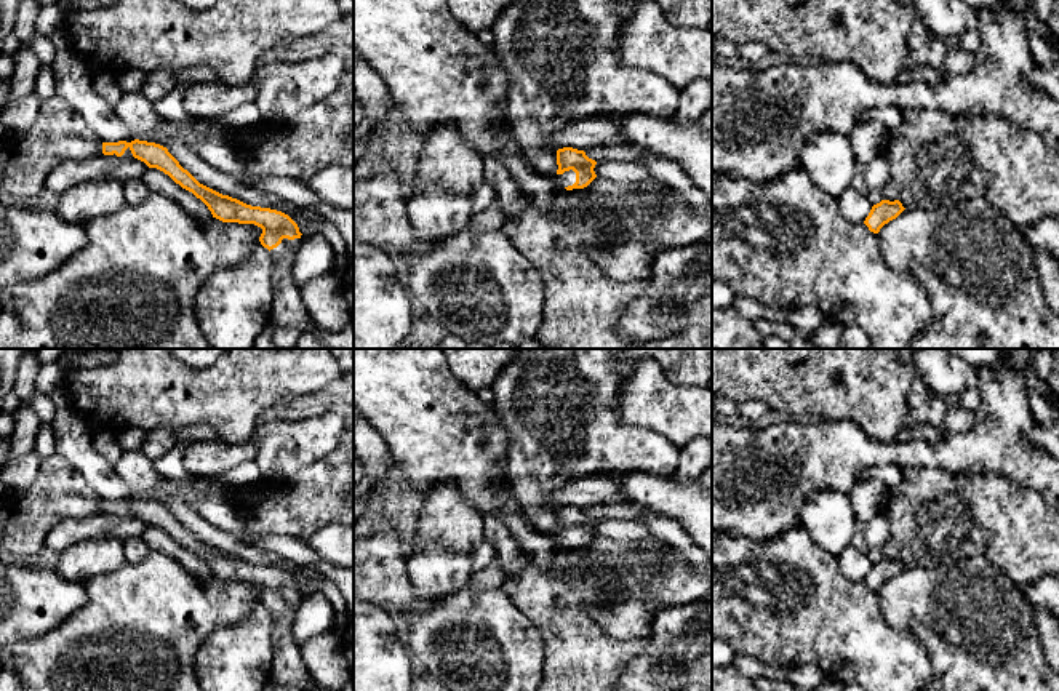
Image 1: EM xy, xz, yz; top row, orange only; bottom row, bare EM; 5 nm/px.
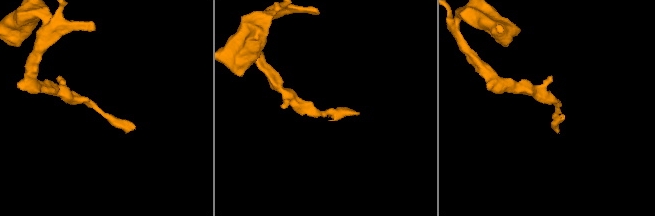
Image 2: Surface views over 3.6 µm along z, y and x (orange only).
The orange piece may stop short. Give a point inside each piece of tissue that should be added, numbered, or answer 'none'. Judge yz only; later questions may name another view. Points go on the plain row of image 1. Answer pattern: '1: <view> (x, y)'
none

